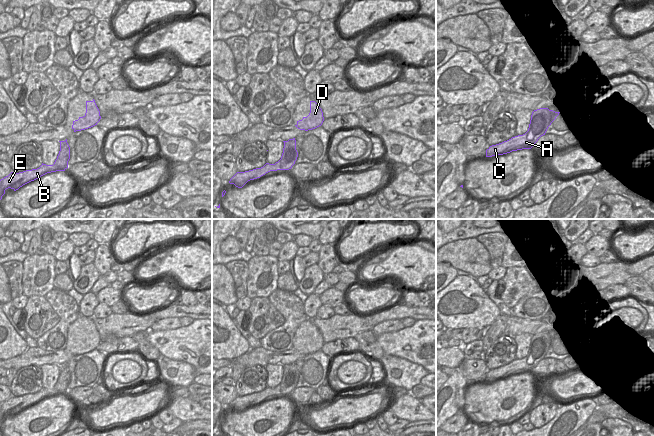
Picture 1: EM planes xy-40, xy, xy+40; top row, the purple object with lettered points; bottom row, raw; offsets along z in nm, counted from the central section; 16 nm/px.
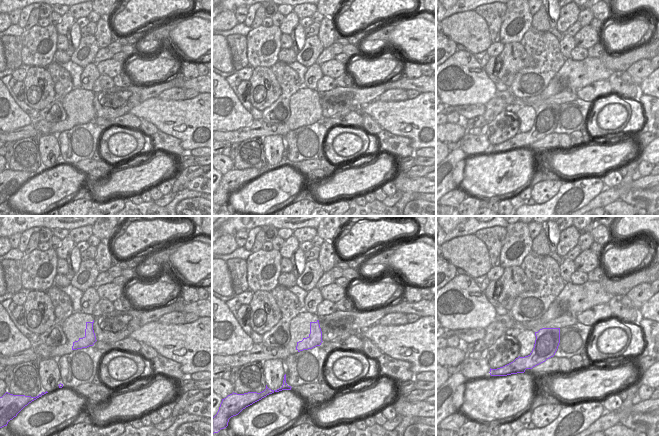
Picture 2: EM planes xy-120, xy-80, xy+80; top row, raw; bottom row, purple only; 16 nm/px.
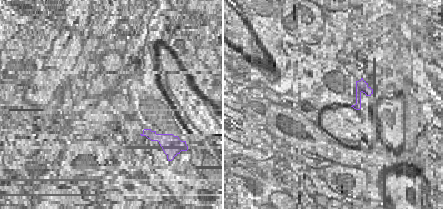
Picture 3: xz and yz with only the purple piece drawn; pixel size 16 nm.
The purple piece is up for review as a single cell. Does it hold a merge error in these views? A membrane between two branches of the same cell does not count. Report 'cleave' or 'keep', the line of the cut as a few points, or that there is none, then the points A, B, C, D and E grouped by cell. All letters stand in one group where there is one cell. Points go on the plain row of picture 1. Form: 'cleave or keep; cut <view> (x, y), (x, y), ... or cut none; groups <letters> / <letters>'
keep; cut none; groups A B C D E

